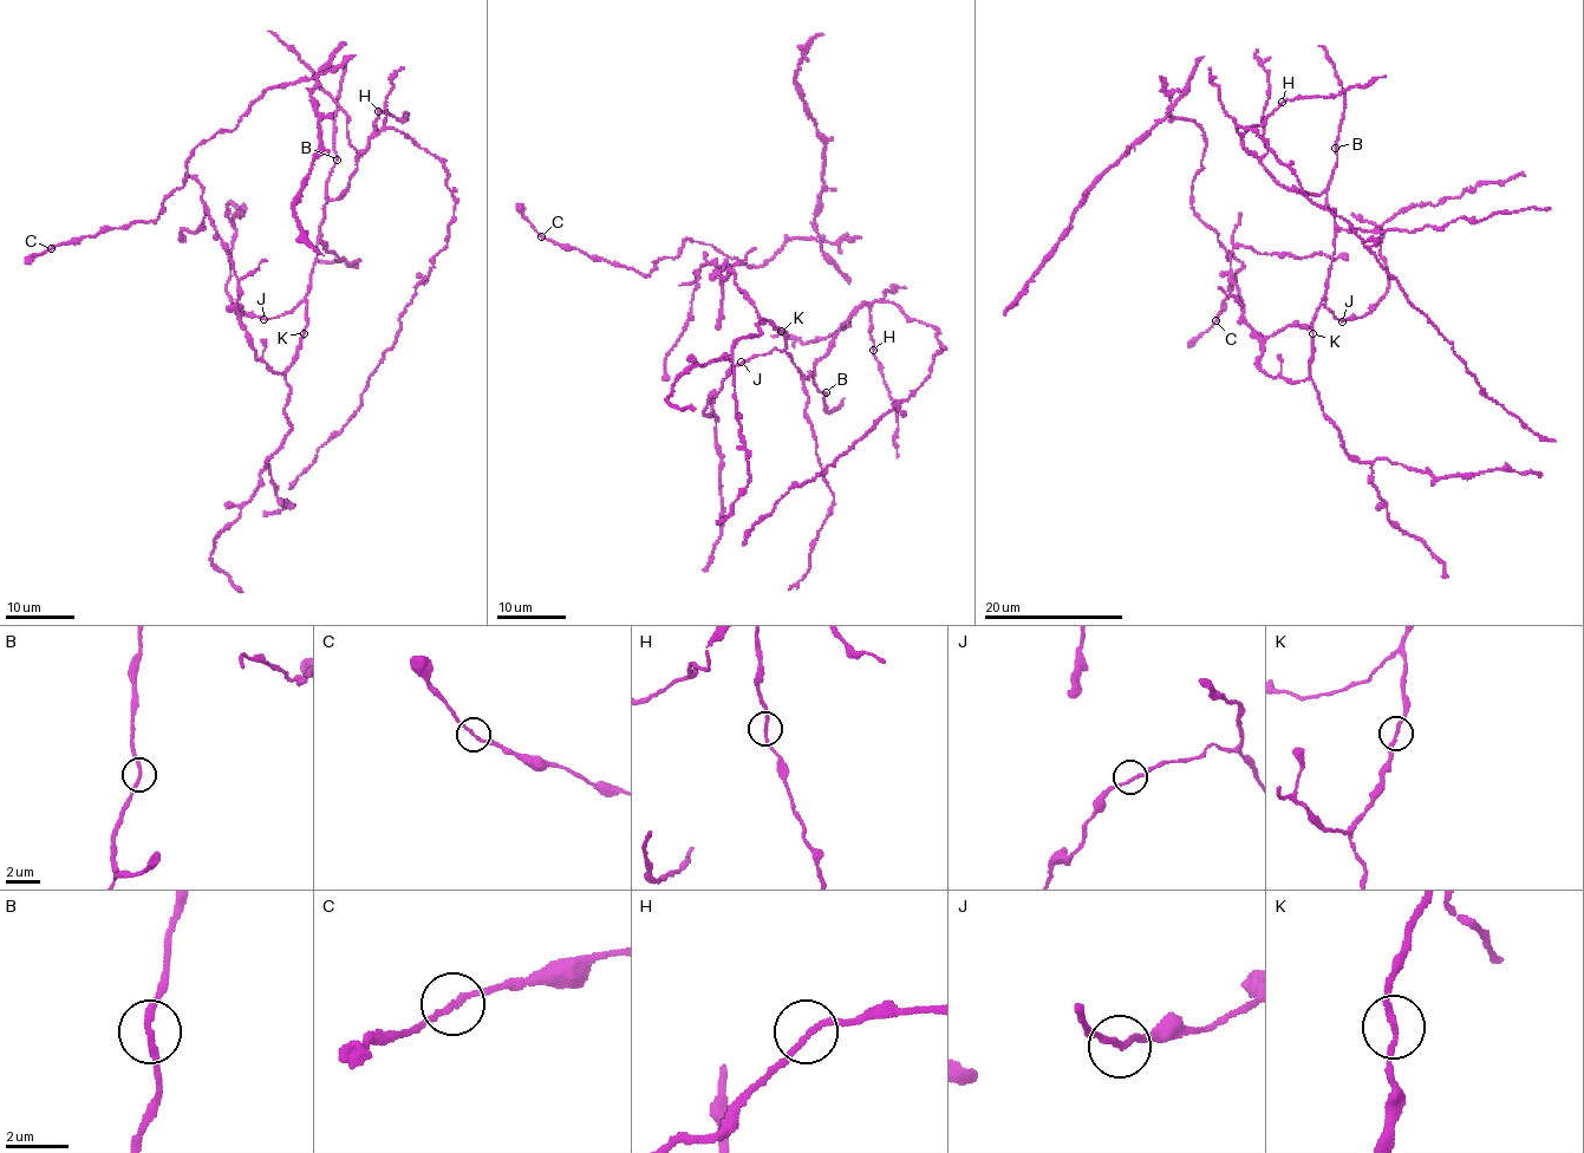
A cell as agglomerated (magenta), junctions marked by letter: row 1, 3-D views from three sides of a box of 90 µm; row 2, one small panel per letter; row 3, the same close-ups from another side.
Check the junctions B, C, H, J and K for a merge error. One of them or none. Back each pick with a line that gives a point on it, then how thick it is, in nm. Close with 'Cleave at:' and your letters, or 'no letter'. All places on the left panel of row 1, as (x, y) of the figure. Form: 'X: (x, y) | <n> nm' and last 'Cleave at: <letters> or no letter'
Cleave at: no letter

